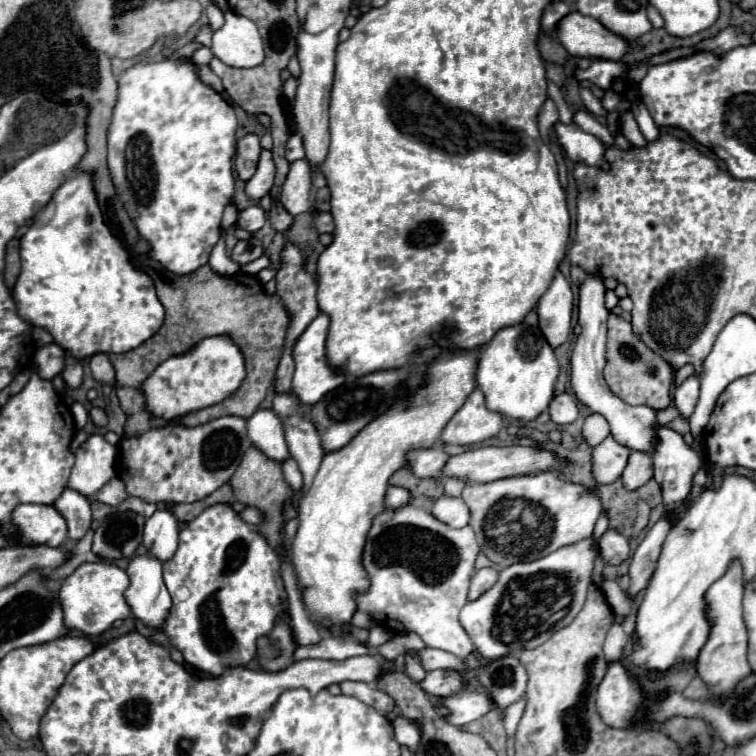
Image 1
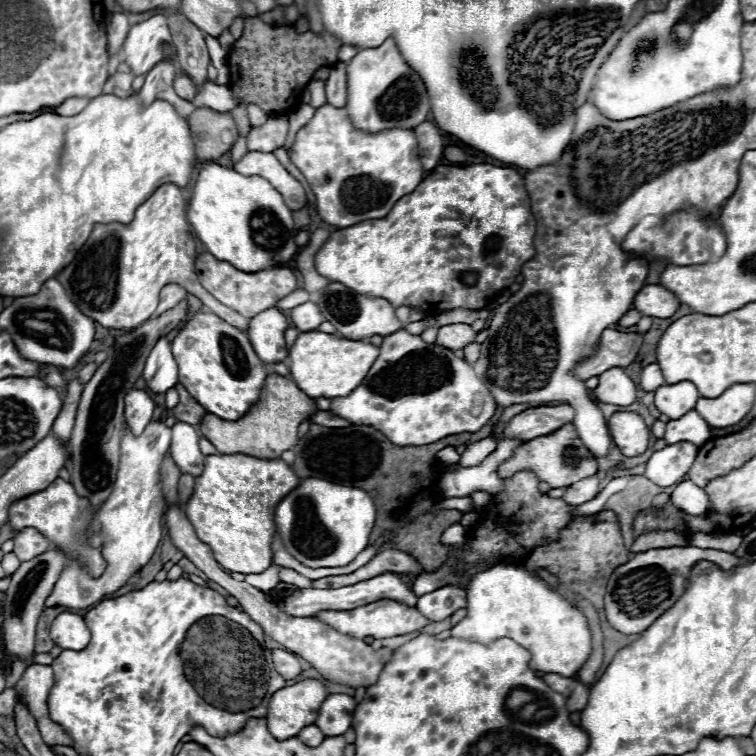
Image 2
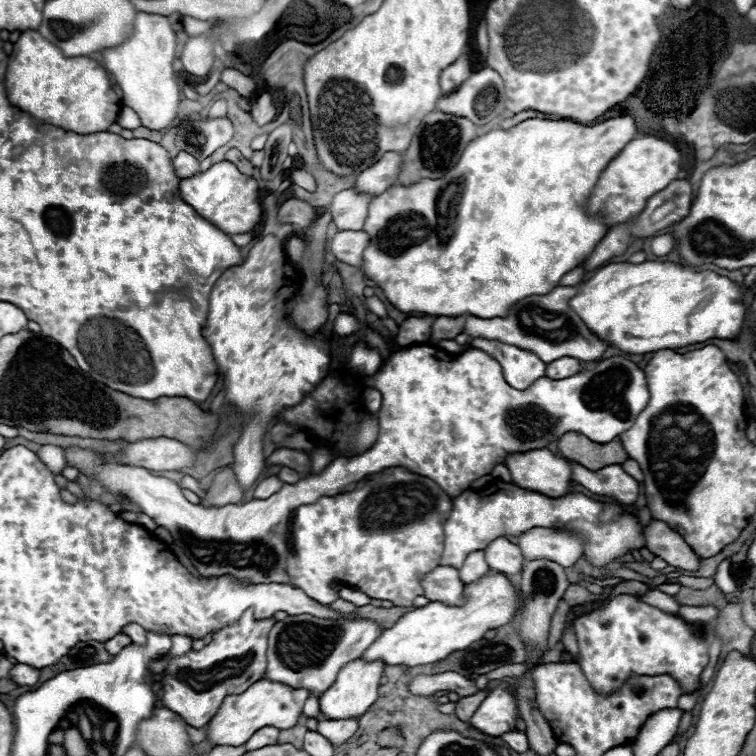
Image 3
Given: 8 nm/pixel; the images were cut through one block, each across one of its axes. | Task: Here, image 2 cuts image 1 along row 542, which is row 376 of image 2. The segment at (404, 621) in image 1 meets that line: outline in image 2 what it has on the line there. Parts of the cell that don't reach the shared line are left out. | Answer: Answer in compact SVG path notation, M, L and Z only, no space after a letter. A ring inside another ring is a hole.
M398 330L382 340L370 380L348 396L334 398L330 410L352 424L374 426L396 446L422 446L452 434L478 432L492 418L496 402L466 360L448 348L426 344L420 334Z

